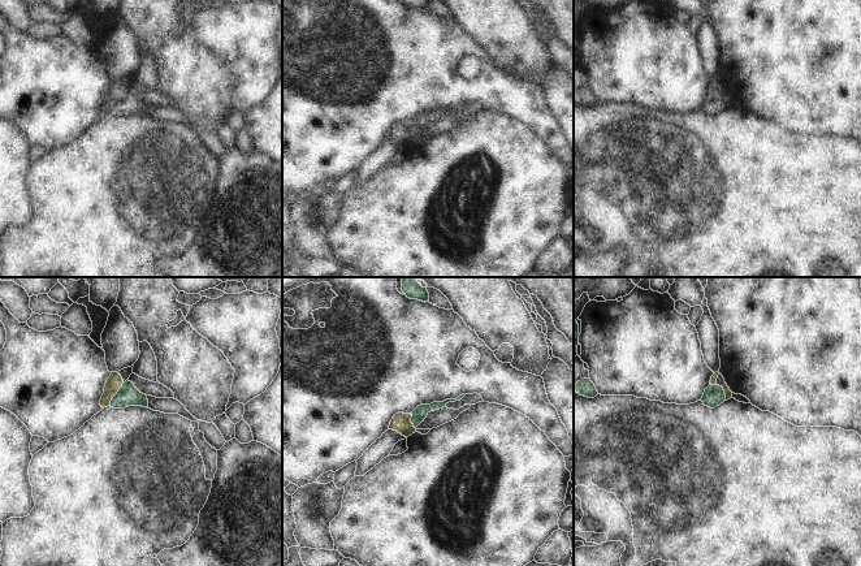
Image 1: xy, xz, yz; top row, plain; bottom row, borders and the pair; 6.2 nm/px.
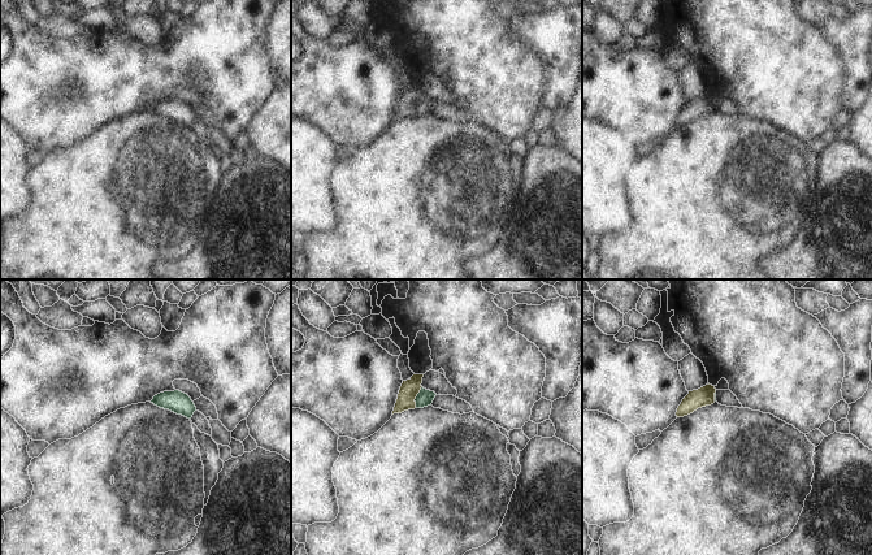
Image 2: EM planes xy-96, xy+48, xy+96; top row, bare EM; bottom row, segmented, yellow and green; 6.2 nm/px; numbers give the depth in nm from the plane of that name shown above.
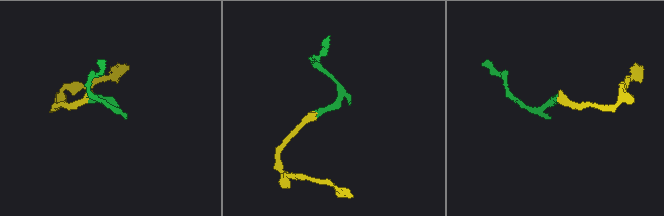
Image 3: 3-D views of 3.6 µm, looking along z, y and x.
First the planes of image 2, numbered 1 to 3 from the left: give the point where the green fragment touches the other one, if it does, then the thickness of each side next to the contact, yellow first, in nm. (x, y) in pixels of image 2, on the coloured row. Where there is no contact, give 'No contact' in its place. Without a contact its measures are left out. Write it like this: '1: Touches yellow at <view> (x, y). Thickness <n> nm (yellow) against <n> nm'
1: No contact
2: Touches yellow at xy+48 (416, 395). Thickness 120 nm (yellow) against 100 nm
3: Touches yellow at xy+96 (714, 397). Thickness 120 nm (yellow) against 20 nm.

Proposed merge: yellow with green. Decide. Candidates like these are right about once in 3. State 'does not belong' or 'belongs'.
belongs

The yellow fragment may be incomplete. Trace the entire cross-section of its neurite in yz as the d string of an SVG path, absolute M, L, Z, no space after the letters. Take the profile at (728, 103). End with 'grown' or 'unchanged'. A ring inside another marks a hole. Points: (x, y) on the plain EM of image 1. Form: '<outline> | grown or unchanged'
M715 81L711 85L710 94L705 98L704 104L701 107L704 113L710 117L714 117L724 109L732 107L732 100L730 99L727 92L724 92L723 95L719 95L717 92L718 83L719 81Z | grown

